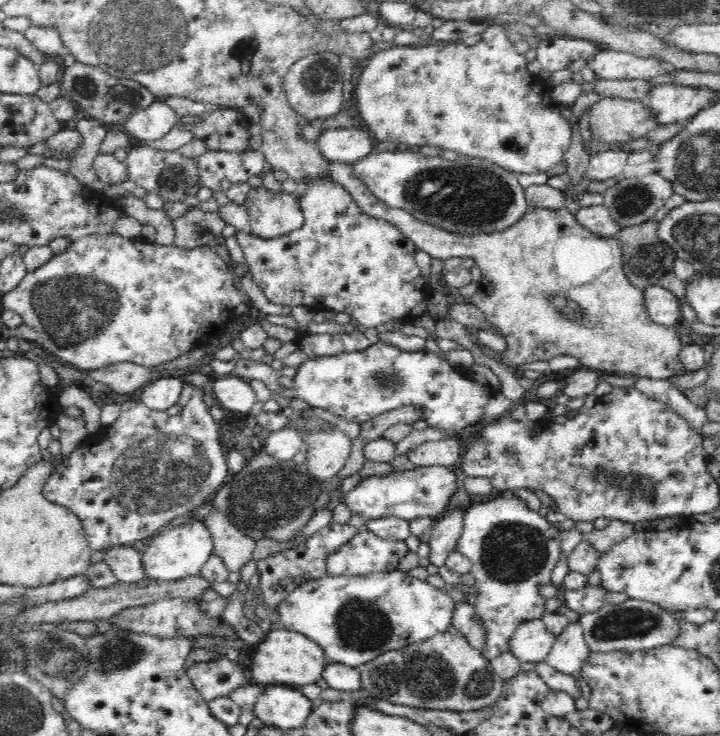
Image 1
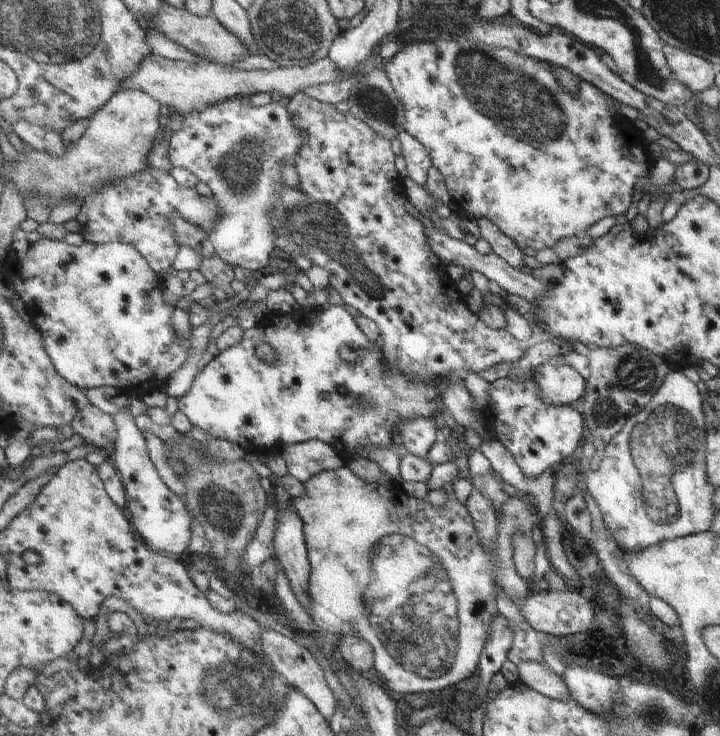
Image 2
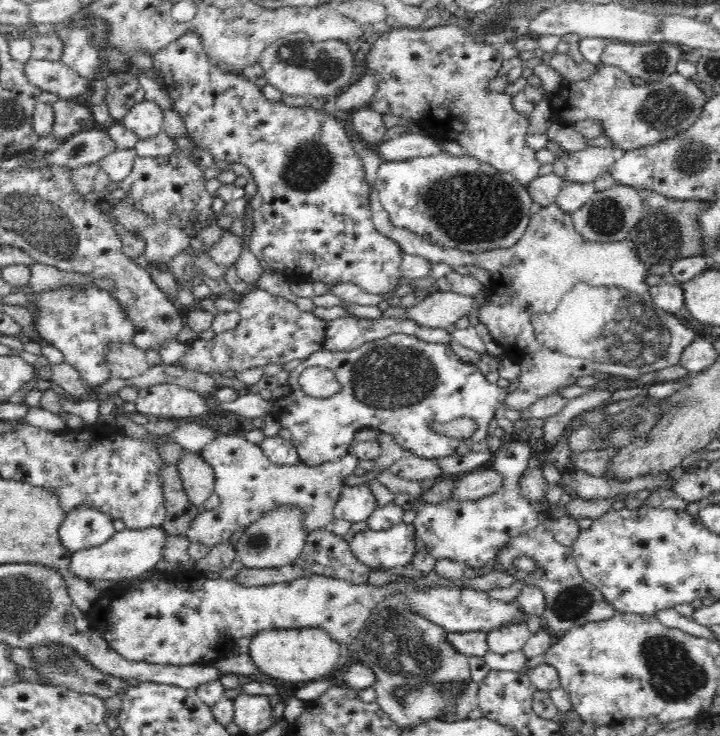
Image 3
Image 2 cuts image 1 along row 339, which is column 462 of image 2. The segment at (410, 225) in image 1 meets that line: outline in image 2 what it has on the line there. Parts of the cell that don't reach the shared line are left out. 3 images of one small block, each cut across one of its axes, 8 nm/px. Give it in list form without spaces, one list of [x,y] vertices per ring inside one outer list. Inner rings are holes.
[[[346,466],[339,470],[323,471],[317,476],[313,476],[304,486],[305,494],[297,498],[291,497],[289,504],[297,510],[299,518],[303,520],[303,526],[305,526],[303,534],[306,536],[306,547],[311,564],[311,600],[313,600],[308,613],[315,620],[315,624],[319,624],[322,630],[337,634],[339,638],[355,635],[367,640],[374,648],[374,670],[390,691],[400,692],[403,695],[420,694],[445,690],[450,684],[471,684],[475,678],[475,671],[479,670],[479,663],[487,640],[490,639],[491,620],[495,620],[495,616],[500,614],[495,592],[503,588],[511,602],[517,605],[521,600],[525,600],[531,591],[530,582],[526,581],[516,568],[514,536],[515,532],[531,534],[535,530],[540,518],[539,514],[530,507],[533,504],[517,497],[511,497],[503,504],[501,516],[498,518],[497,550],[487,552],[487,549],[481,546],[481,542],[477,538],[477,529],[466,504],[461,504],[459,500],[451,496],[443,506],[431,506],[429,500],[417,500],[417,498],[409,496],[395,483],[375,484],[375,482],[365,482]]]

